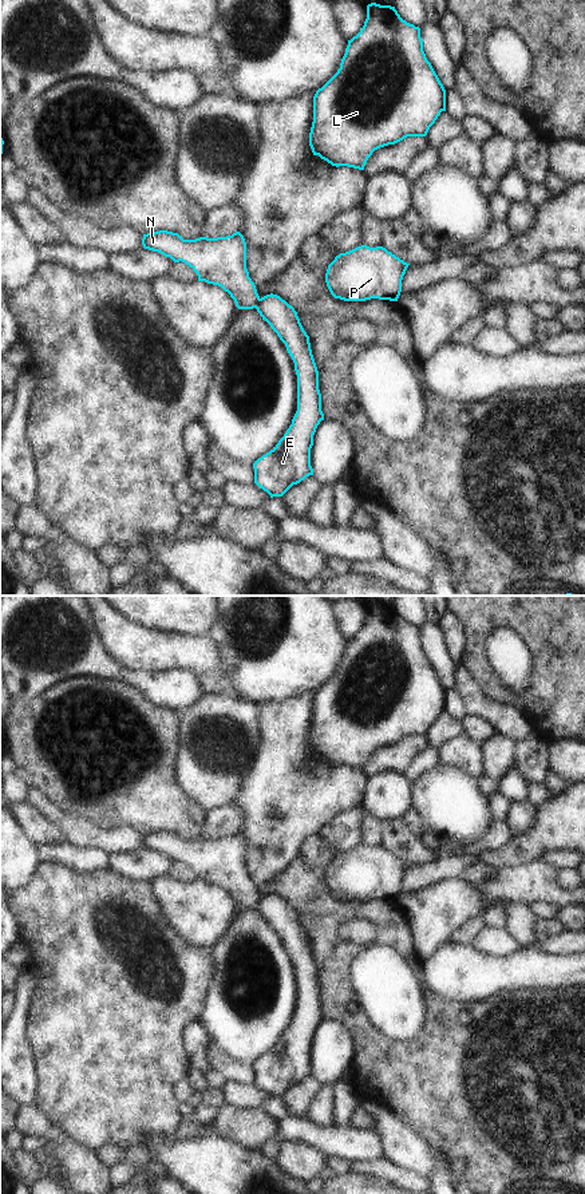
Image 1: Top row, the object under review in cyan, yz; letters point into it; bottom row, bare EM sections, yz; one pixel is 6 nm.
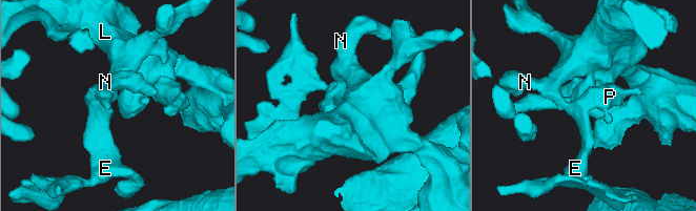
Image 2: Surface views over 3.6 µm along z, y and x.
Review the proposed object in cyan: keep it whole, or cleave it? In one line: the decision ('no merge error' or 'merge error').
merge error

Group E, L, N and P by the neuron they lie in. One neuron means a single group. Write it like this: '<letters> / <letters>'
E P / L N

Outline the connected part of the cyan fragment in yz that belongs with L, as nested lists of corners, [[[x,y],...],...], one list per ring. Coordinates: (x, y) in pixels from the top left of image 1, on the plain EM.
[[[371,602],[363,628],[348,640],[340,668],[313,696],[309,746],[313,755],[332,766],[364,770],[375,750],[407,736],[426,736],[442,711],[446,711],[446,689],[426,657],[420,628],[403,620],[395,606]]]

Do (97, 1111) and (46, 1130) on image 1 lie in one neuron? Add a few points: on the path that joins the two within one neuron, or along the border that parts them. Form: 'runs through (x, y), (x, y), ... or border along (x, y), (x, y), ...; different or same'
border along (34, 1104), (59, 1133), (64, 1133), (82, 1143); different

